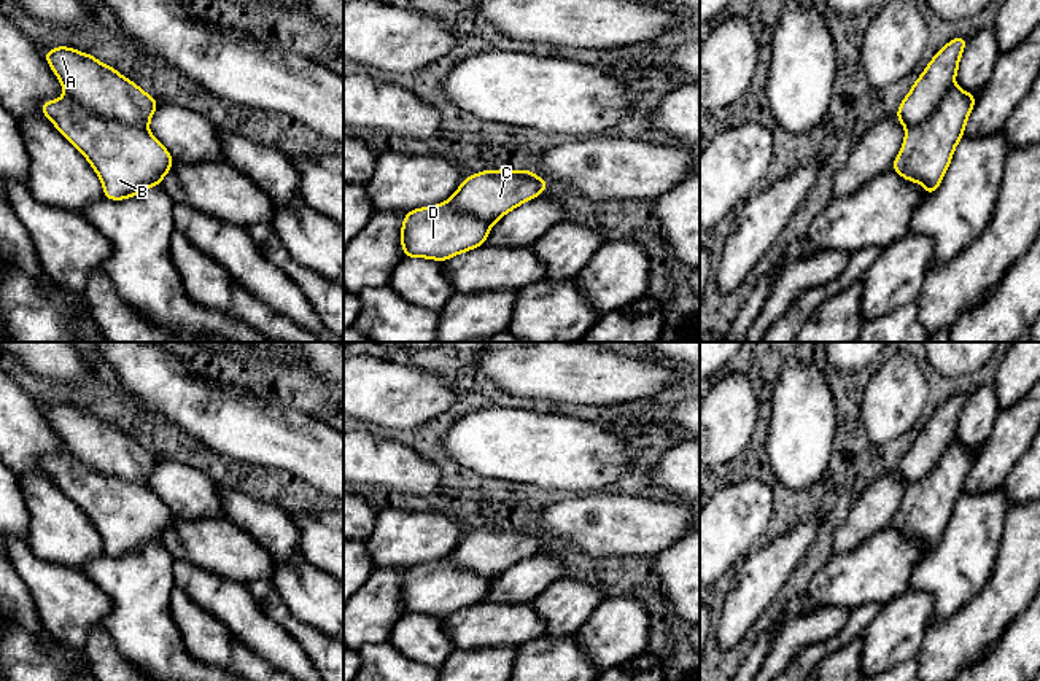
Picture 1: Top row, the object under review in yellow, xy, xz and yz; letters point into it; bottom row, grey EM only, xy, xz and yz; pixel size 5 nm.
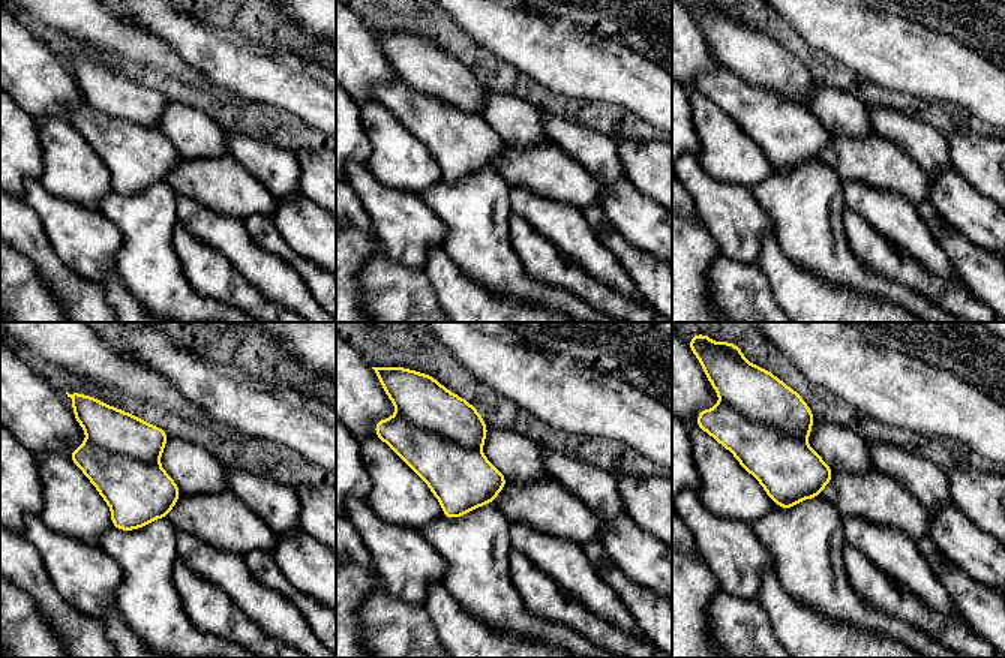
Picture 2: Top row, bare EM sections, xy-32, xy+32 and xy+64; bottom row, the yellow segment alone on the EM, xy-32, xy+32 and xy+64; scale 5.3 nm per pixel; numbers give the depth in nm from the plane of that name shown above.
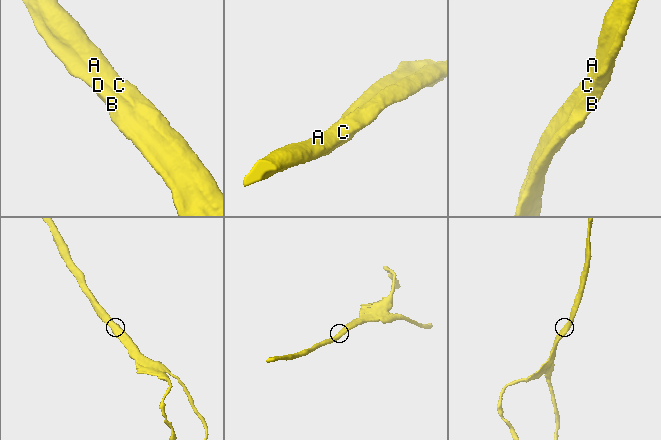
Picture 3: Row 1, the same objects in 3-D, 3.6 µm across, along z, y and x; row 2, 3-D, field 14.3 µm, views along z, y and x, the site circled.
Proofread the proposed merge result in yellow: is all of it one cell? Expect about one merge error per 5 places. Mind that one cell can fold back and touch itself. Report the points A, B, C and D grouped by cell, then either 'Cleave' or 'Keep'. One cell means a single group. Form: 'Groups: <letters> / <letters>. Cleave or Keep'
Groups: A C / B D. Cleave

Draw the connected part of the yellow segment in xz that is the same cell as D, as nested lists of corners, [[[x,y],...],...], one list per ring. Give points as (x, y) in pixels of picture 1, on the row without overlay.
[[[448,557],[413,565],[401,584],[404,614],[447,617],[482,603],[495,579],[456,566]]]

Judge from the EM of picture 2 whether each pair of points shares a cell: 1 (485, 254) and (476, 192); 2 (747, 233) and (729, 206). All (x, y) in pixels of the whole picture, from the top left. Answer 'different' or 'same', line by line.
1: same
2: same

